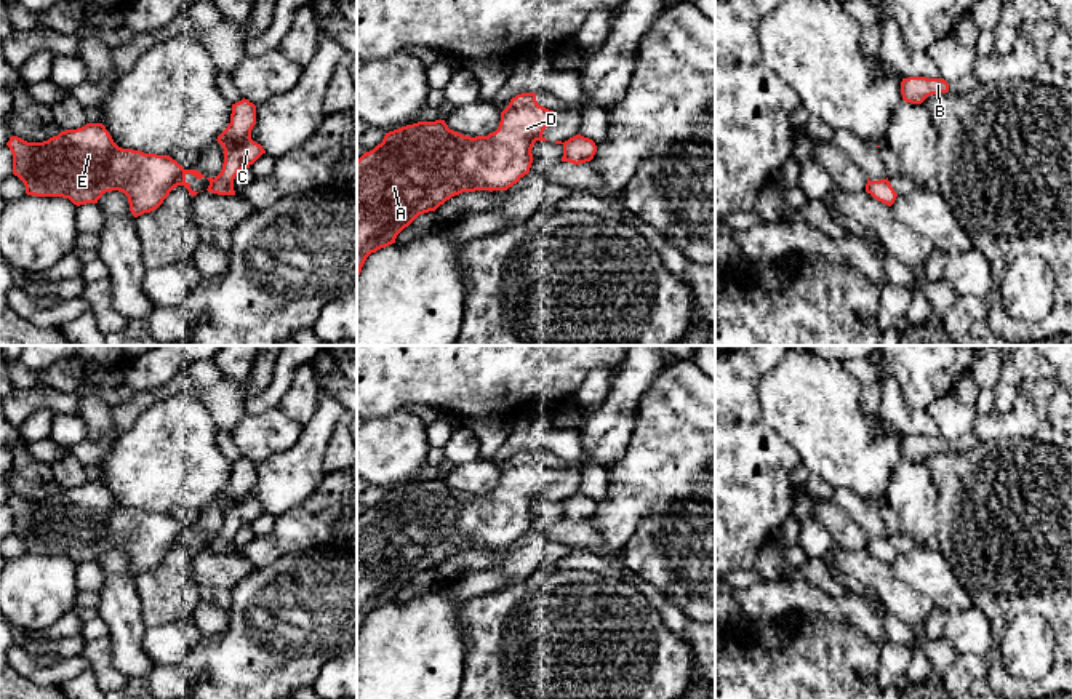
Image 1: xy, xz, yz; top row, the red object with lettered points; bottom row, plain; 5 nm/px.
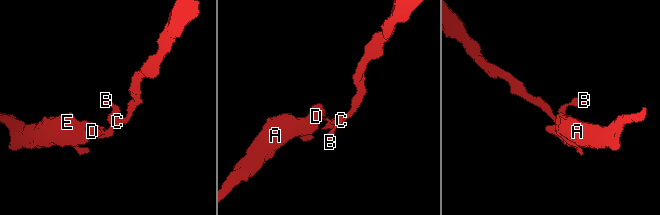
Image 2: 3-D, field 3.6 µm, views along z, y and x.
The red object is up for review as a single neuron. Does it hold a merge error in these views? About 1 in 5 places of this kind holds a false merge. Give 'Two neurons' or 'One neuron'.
Two neurons

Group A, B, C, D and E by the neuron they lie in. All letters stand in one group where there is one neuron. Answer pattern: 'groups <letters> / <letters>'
groups A D E / B C

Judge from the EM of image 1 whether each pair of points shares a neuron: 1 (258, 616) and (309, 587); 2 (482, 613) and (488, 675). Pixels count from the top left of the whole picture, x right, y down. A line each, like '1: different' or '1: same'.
1: same
2: same

